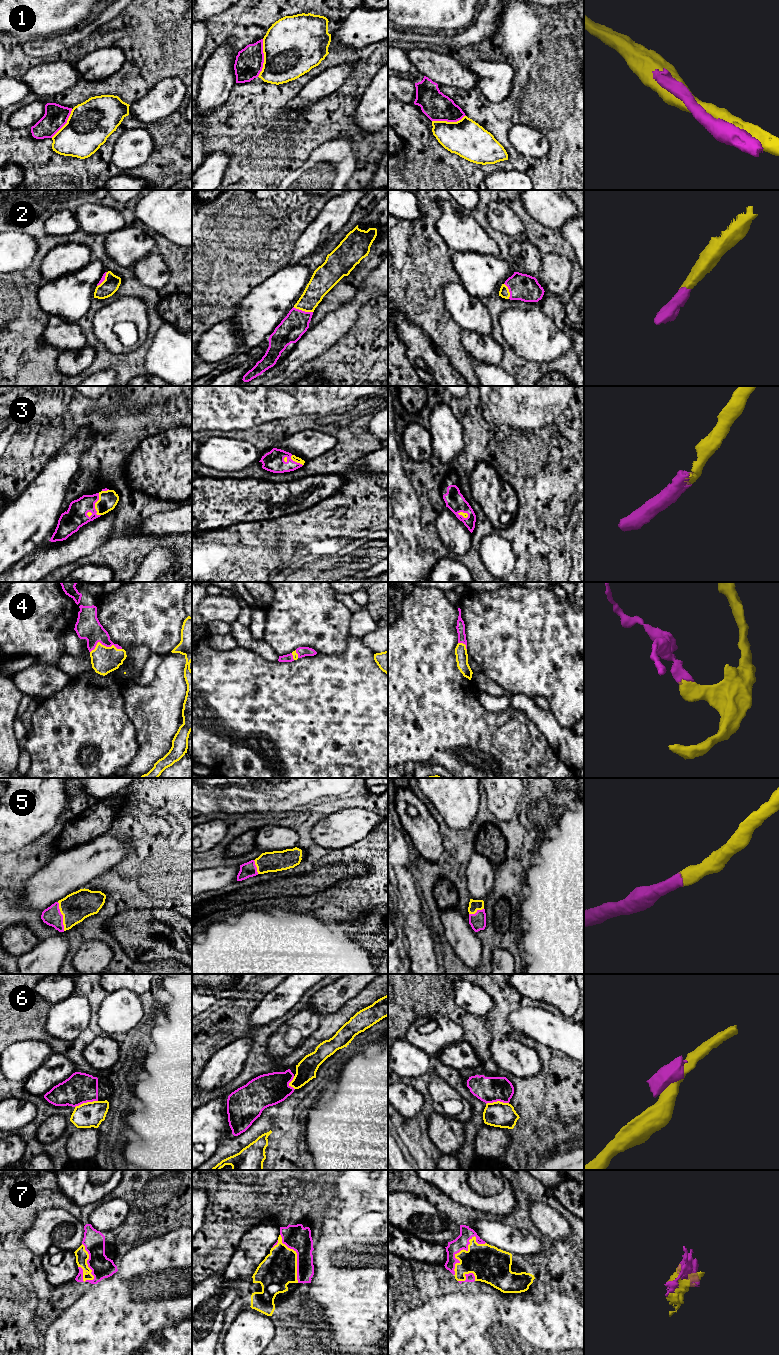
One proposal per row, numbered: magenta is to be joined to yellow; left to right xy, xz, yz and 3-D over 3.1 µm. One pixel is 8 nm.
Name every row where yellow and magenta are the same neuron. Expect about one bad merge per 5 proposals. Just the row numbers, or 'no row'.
2, 3, 4, 5, 7

